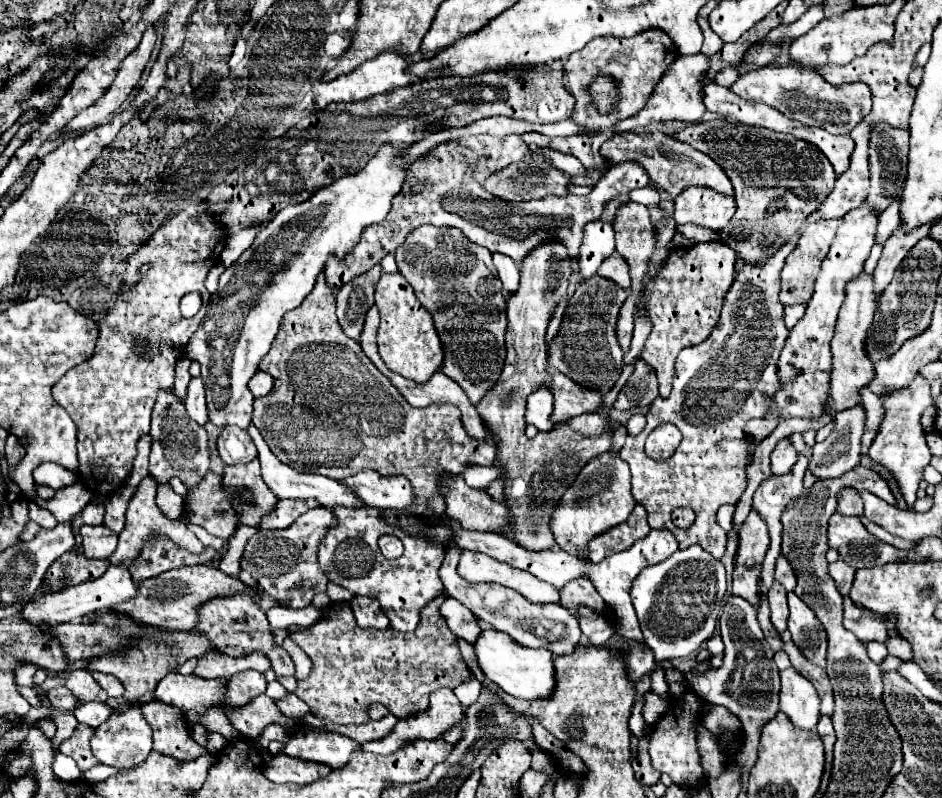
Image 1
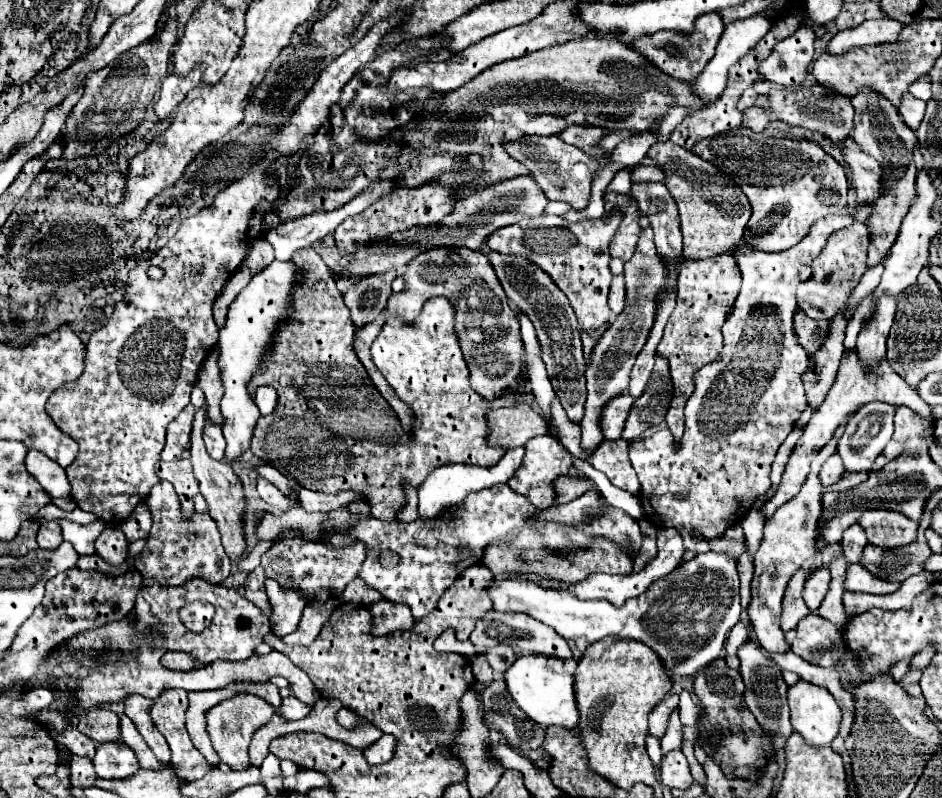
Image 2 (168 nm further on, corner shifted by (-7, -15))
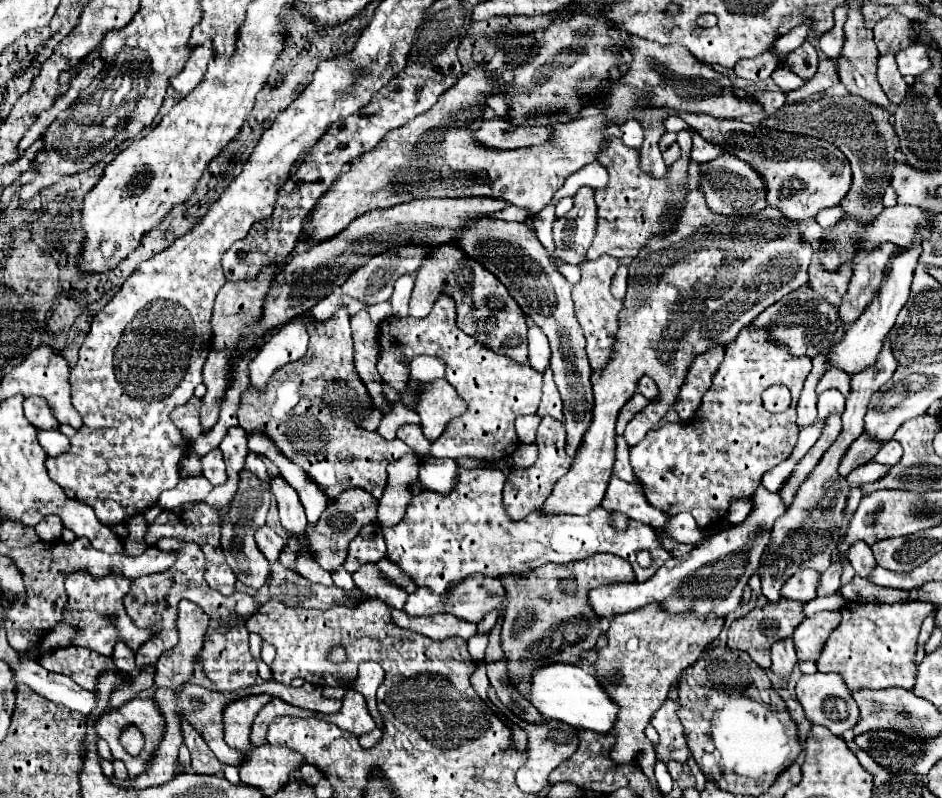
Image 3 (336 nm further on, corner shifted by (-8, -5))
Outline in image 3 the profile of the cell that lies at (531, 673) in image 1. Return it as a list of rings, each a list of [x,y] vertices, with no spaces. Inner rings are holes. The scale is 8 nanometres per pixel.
[[[555,663],[537,669],[531,683],[531,701],[549,719],[557,719],[577,729],[589,729],[601,735],[607,735],[613,729],[619,713],[615,701],[605,693],[597,677],[585,671],[581,665]]]

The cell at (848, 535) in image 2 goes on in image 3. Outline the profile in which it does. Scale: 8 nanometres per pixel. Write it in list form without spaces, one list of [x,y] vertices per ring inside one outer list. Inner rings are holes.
[[[857,541],[855,545],[851,545],[849,549],[849,563],[853,565],[855,573],[863,579],[869,579],[869,573],[875,569],[875,557],[869,549],[869,545],[865,545],[863,541]]]

